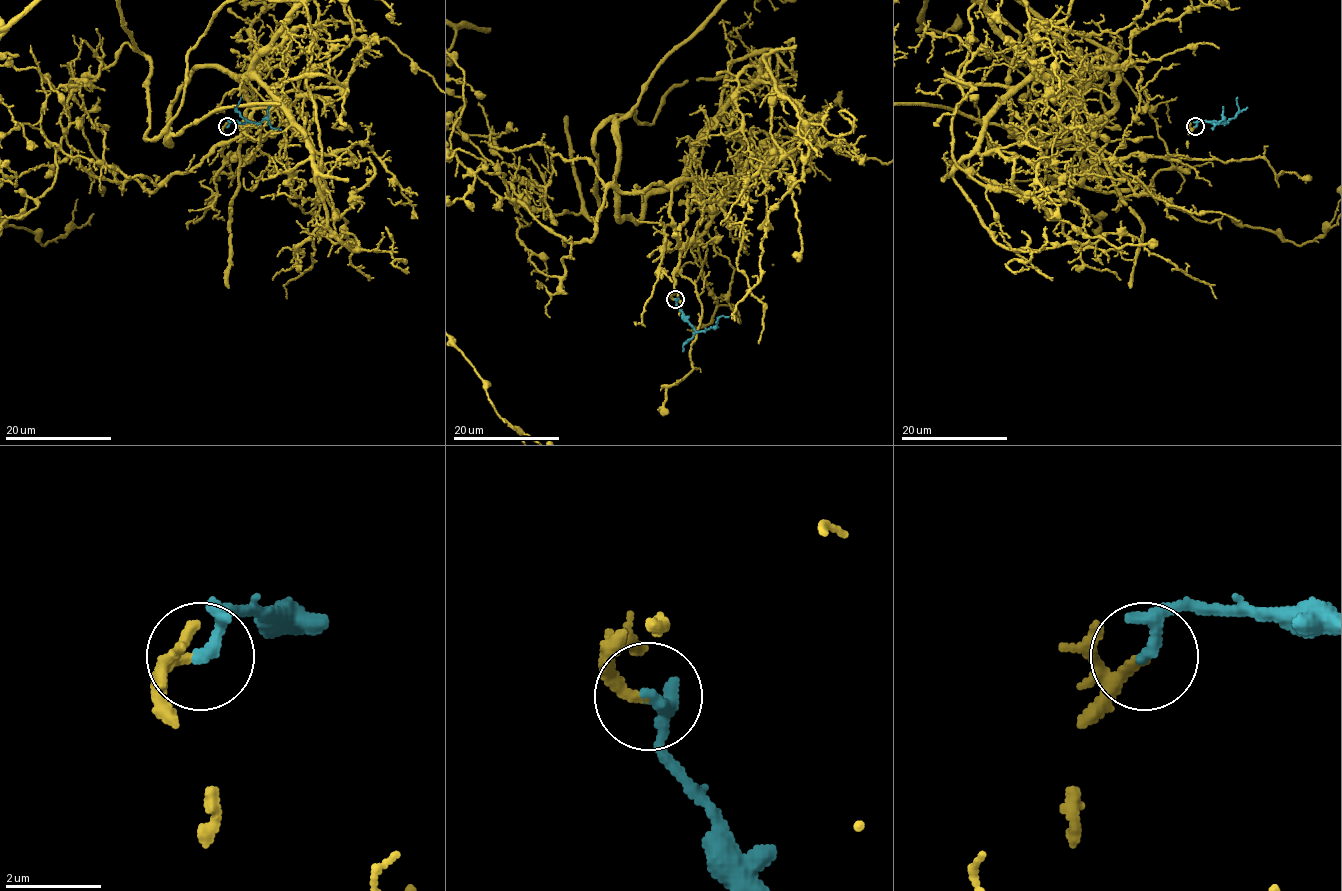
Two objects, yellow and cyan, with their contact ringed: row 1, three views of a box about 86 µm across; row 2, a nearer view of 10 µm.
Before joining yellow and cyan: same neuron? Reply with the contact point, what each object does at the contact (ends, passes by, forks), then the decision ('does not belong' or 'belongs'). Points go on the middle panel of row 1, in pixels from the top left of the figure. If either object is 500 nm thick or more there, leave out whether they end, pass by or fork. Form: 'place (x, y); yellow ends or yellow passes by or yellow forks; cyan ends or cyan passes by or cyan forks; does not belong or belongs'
place (675, 299); yellow ends; cyan passes by; belongs

